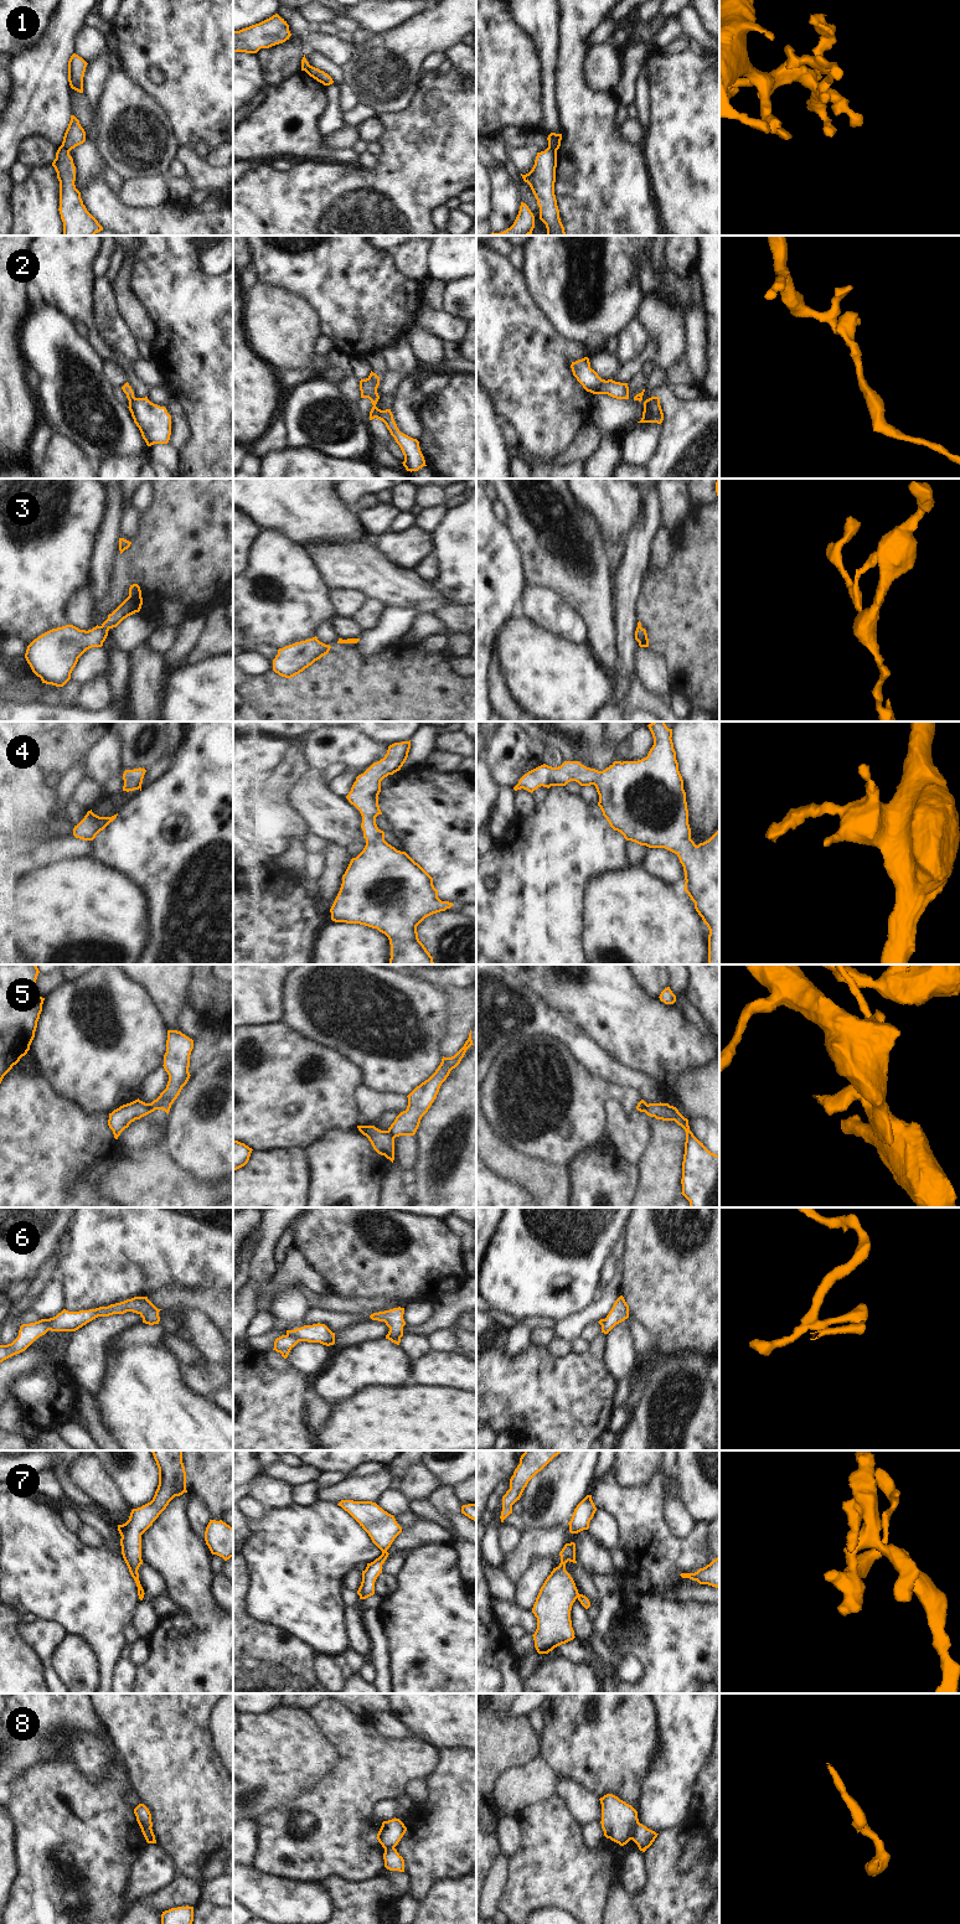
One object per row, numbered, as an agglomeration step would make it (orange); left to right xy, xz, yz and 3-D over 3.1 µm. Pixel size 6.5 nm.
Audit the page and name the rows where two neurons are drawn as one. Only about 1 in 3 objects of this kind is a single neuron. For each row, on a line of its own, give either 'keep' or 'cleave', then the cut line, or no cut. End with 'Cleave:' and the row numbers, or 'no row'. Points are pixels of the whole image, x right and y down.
1: cleave; cut xy (61, 145), (68, 153)
2: cleave; cut xz (377, 408), (375, 417)
3: keep; cut none
4: keep; cut none
5: cleave; cut xy (146, 1103), (150, 1112)
6: cleave; cut xz (287, 1334), (300, 1340)
7: cleave; cut xz (382, 1551), (386, 1552)
8: cleave; cut yz (638, 1821), (631, 1830), (630, 1839)
Cleave: 1, 2, 5, 6, 7, 8

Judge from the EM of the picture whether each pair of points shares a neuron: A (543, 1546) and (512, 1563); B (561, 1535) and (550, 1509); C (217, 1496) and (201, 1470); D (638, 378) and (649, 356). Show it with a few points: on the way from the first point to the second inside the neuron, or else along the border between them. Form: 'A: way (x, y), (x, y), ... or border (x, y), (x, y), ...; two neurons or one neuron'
A: way (536, 1546), (532, 1546), (520, 1558); one neuron
B: border (567, 1522), (548, 1529), (528, 1531); two neurons
C: way (217, 1490), (217, 1487), (207, 1477); one neuron
D: border (641, 370), (628, 383); two neurons

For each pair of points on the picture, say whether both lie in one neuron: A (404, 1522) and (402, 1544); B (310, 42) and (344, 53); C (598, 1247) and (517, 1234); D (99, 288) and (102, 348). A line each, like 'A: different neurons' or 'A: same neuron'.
A: different neurons
B: same neuron
C: same neuron
D: different neurons

